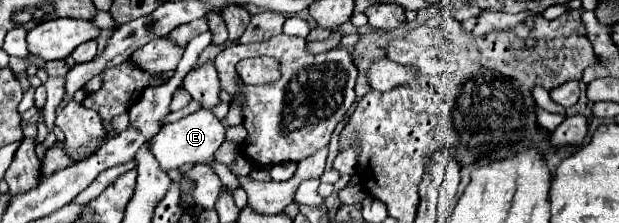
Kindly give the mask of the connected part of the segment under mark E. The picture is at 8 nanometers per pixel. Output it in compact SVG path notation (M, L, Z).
M197 110L177 122L165 124L153 138L151 138L151 154L155 156L155 160L159 162L159 166L163 168L163 172L169 170L179 170L185 164L215 164L215 152L219 150L219 146L225 142L225 128L223 124L215 118L215 114L211 110Z

